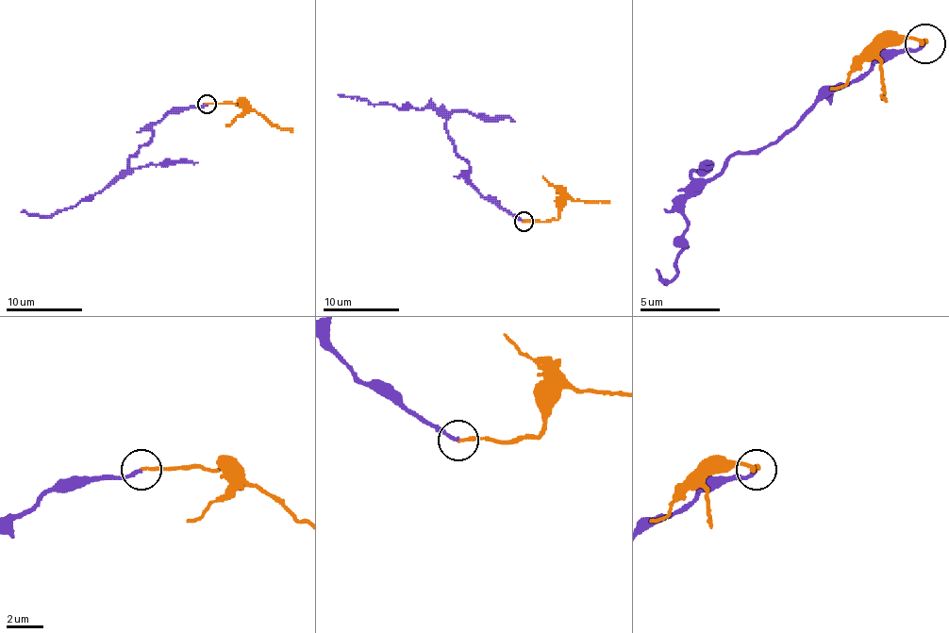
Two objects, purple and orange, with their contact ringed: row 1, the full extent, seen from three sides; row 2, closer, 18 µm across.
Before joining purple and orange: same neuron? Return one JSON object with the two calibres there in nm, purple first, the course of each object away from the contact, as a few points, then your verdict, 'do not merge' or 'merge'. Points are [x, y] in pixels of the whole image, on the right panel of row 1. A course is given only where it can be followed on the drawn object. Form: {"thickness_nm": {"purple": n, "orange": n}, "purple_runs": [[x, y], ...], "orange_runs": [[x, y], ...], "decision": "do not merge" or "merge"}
{"thickness_nm": {"purple": 180, "orange": 170}, "purple_runs": [[925, 42], [877, 58], [777, 139], [728, 159], [684, 204], [689, 227], [676, 268], [668, 280], [657, 272]], "orange_runs": [[925, 42], [898, 39], [877, 55], [886, 103]], "decision": "do not merge"}

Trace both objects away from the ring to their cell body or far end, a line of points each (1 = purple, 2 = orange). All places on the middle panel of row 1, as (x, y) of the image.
1: (524, 222), (486, 199), (473, 184), (469, 165), (456, 151), (446, 119), (433, 108), (398, 108), (338, 94)
2: (524, 222), (557, 220), (558, 208), (572, 199), (609, 203)

